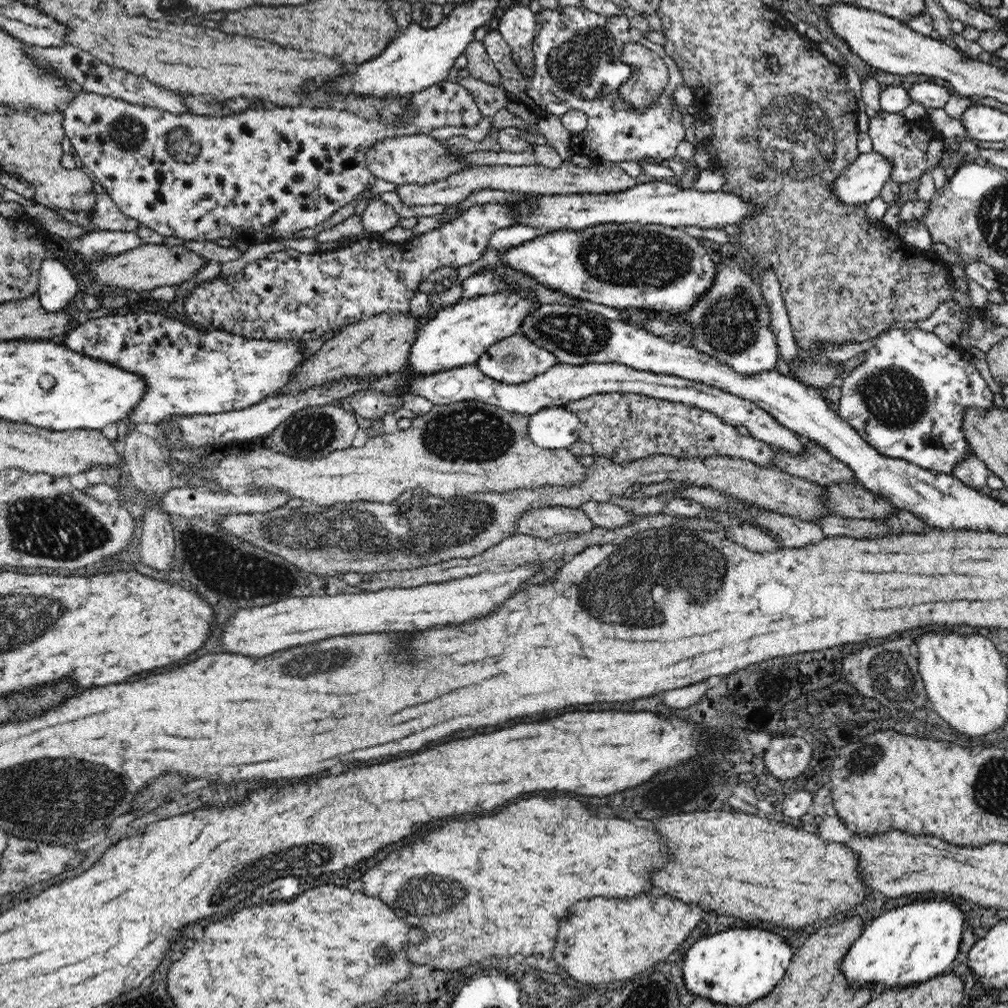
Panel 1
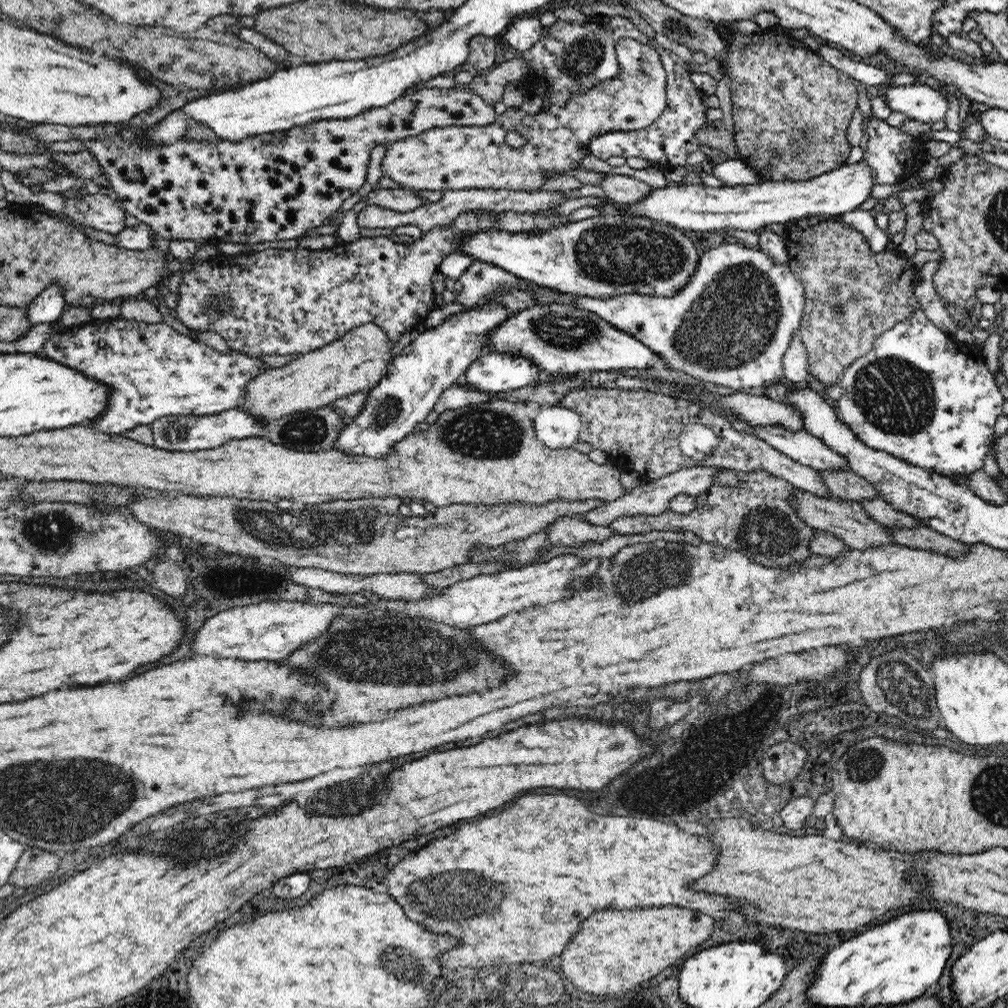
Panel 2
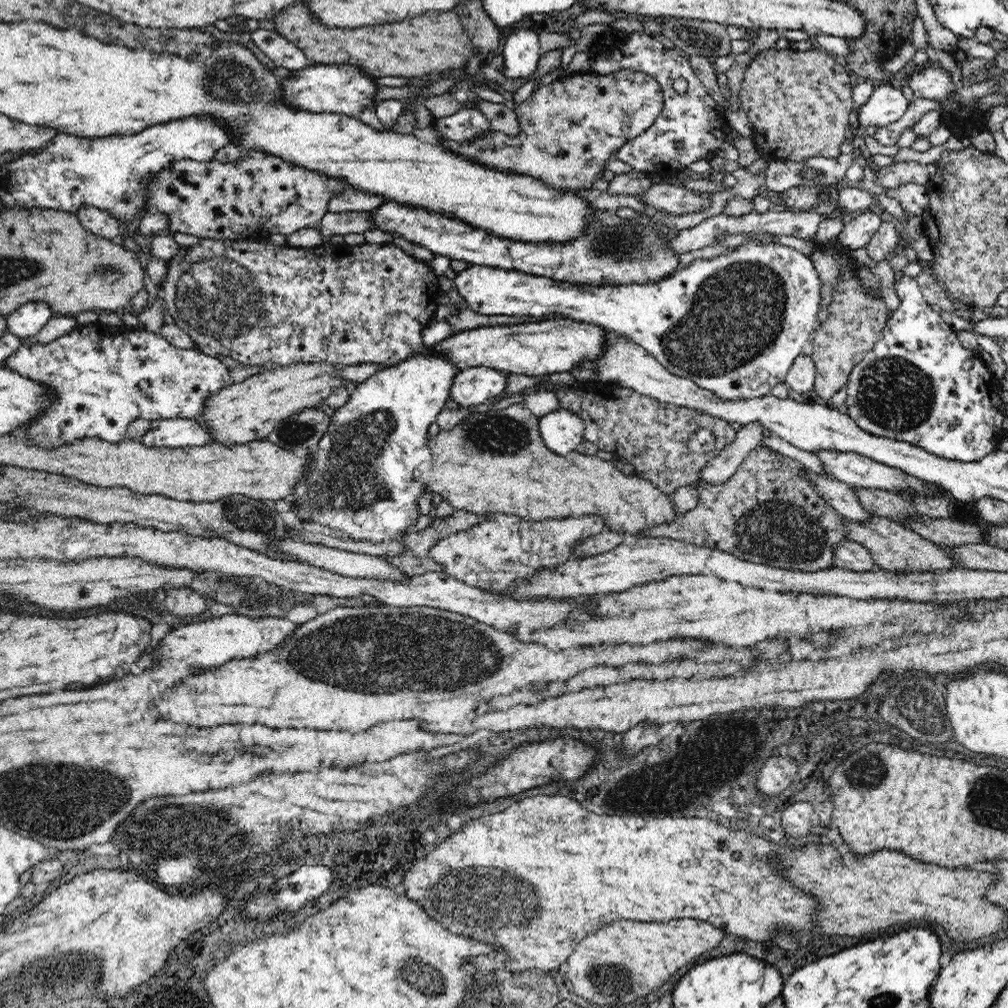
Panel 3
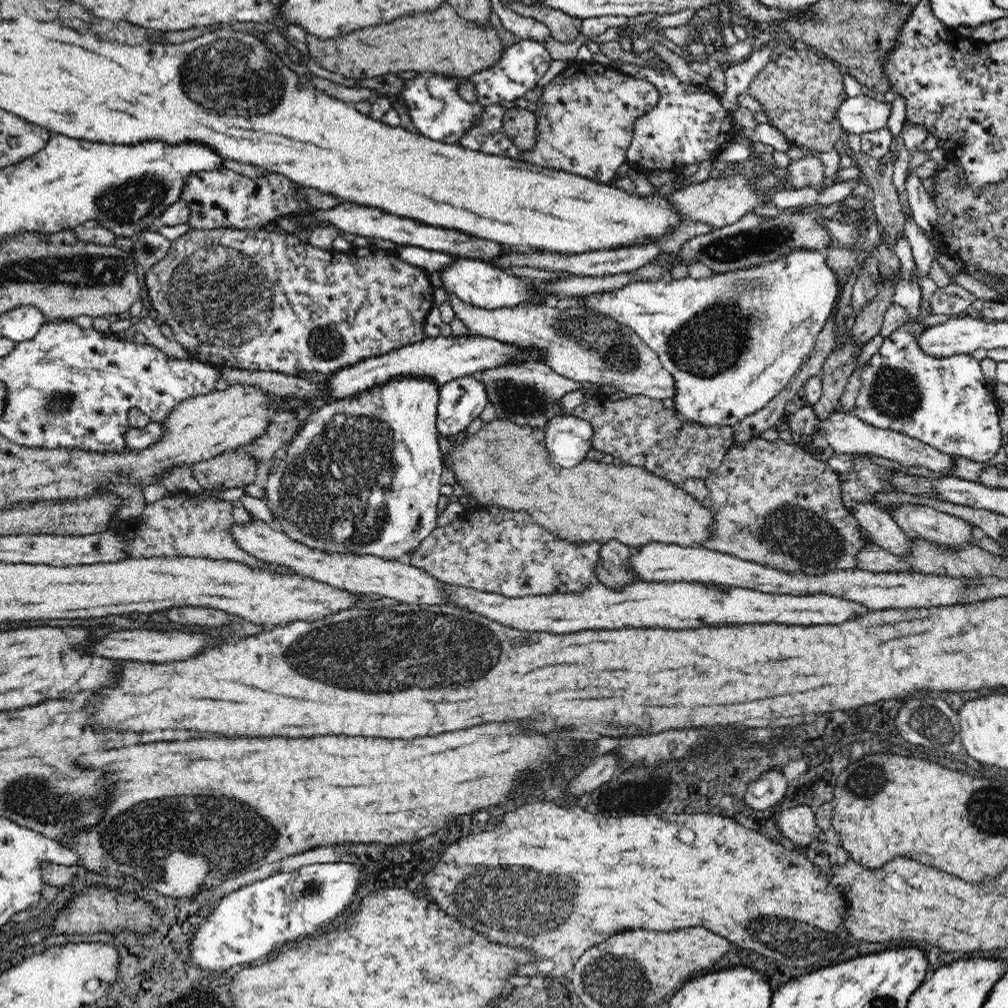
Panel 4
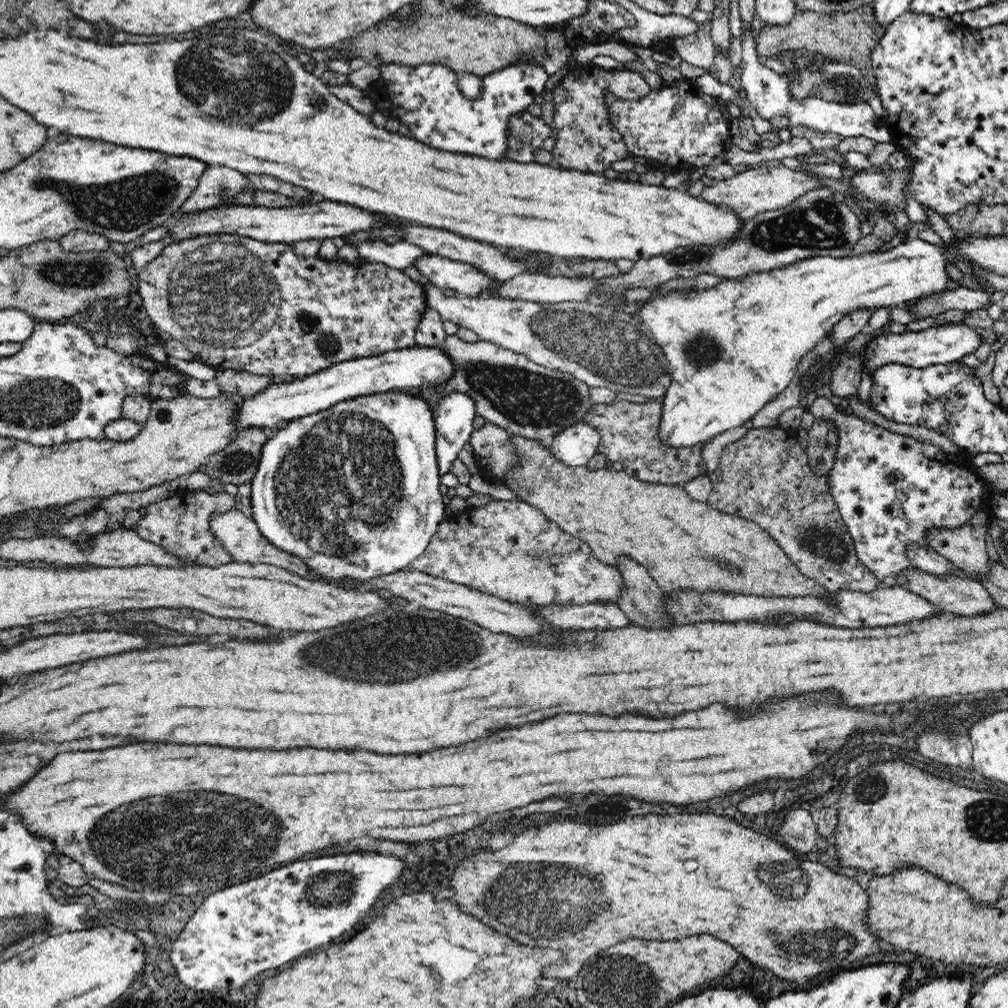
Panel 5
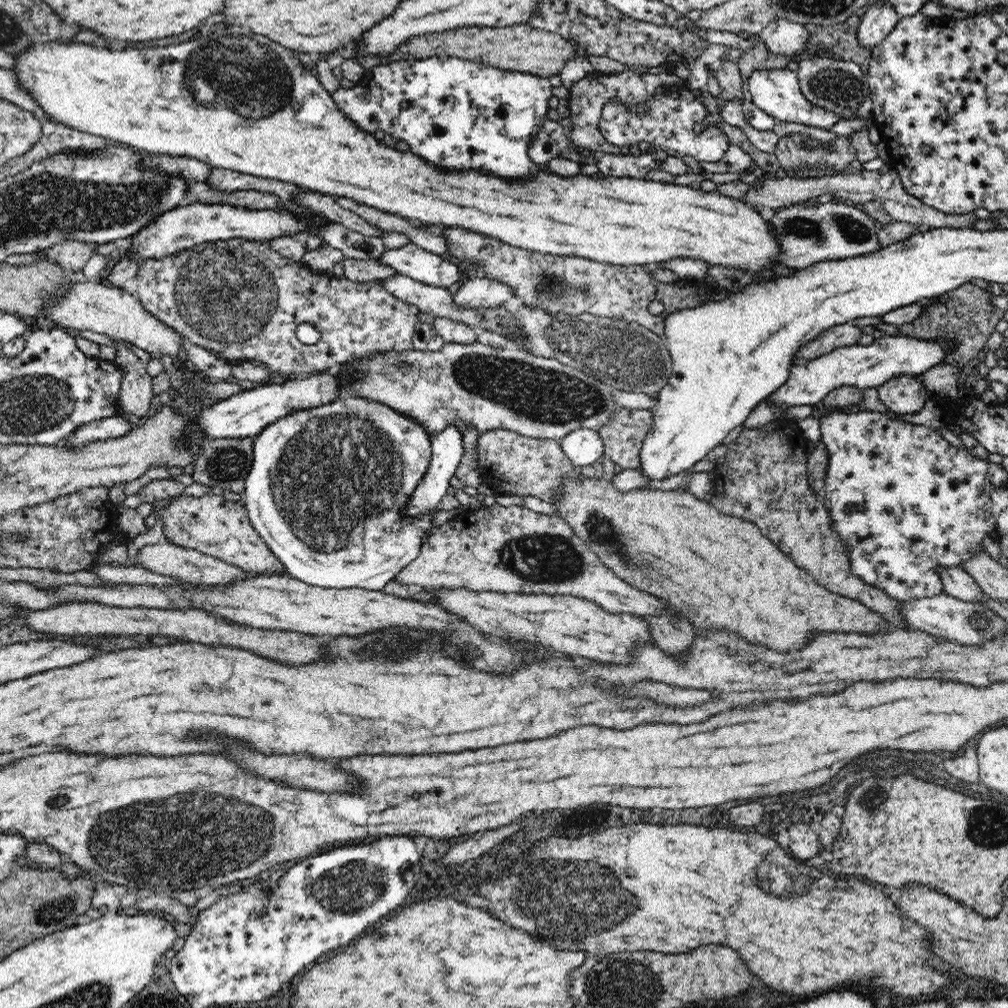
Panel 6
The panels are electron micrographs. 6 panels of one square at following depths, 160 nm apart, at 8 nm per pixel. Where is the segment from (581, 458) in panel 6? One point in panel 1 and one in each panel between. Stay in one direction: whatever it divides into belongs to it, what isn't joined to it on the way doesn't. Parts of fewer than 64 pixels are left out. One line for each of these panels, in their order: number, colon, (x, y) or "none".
1: (552, 427)
2: (557, 427)
3: (562, 431)
4: (568, 438)
5: (574, 446)

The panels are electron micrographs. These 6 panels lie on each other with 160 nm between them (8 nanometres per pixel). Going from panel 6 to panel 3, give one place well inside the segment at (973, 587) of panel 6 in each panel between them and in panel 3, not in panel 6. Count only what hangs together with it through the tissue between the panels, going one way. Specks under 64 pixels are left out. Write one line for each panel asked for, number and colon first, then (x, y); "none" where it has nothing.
3: (838, 494)
4: (884, 530)
5: (928, 560)

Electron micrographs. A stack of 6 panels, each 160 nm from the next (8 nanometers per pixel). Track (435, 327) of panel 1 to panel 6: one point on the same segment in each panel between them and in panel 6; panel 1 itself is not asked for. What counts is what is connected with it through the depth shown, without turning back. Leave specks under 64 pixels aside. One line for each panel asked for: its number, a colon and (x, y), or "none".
2: (437, 359)
3: (358, 482)
4: (361, 476)
5: (353, 491)
6: (326, 486)

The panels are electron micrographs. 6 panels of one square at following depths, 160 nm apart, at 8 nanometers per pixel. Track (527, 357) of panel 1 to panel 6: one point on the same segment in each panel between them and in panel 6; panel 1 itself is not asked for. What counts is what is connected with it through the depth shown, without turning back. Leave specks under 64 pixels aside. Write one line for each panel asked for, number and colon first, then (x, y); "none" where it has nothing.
2: (493, 373)
3: (471, 387)
4: (460, 401)
5: (454, 415)
6: (446, 447)

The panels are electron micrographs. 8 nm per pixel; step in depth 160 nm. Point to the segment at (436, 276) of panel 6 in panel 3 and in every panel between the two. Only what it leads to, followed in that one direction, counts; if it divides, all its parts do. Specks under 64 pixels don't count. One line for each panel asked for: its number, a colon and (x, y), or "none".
3: (735, 324)
4: (473, 281)
5: (466, 280)

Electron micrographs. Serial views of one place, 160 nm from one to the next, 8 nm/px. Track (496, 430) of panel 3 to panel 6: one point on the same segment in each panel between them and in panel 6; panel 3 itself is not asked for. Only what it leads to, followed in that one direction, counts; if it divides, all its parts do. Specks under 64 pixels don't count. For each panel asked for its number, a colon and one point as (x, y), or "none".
4: (506, 465)
5: (686, 545)
6: (721, 571)

